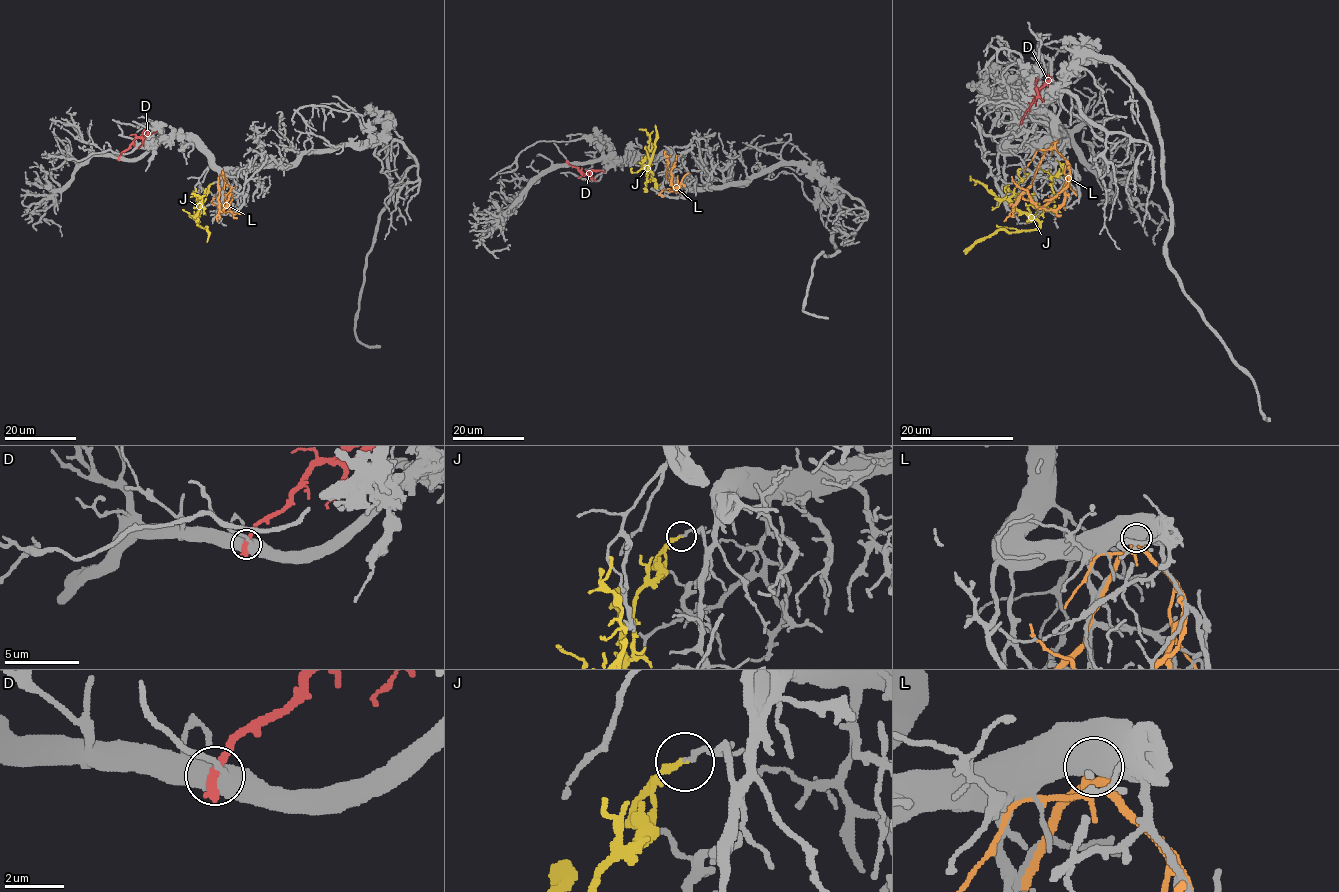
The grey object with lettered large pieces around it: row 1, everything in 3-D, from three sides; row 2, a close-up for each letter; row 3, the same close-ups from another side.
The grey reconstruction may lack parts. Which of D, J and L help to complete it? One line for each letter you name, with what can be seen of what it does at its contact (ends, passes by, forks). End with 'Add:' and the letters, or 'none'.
Add: none

